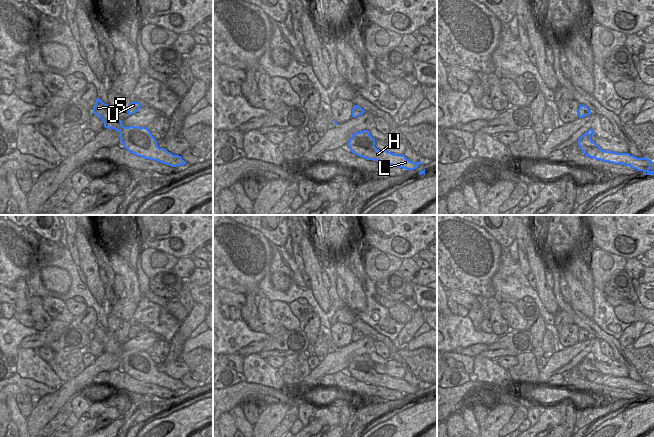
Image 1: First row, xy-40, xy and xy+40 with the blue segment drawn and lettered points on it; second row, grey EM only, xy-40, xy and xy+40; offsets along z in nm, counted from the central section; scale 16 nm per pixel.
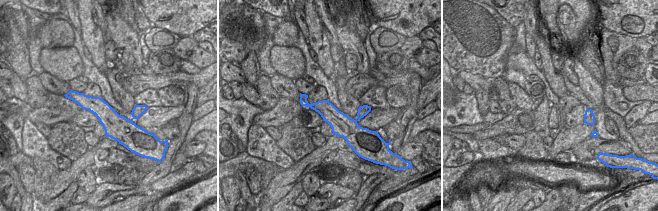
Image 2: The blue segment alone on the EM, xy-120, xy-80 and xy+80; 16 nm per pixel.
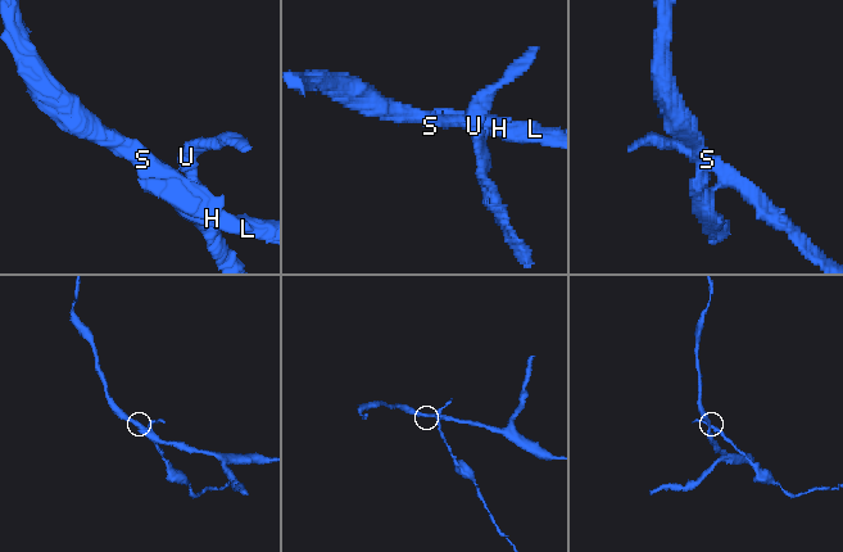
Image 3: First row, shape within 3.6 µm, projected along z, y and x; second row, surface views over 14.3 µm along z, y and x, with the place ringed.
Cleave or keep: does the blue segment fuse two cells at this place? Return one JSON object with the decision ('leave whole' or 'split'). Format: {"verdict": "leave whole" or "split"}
{"verdict": "split"}

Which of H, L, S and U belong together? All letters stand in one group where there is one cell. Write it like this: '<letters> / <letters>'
H L S / U

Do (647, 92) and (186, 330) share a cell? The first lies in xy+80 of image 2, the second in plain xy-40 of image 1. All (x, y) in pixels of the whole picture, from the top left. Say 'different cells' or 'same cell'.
different cells

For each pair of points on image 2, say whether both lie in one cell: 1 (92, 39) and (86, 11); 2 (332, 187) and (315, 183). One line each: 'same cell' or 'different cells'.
1: same cell
2: different cells

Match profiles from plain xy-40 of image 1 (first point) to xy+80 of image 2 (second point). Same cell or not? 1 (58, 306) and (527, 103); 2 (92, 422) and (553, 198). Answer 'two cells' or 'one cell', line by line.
1: one cell
2: one cell

